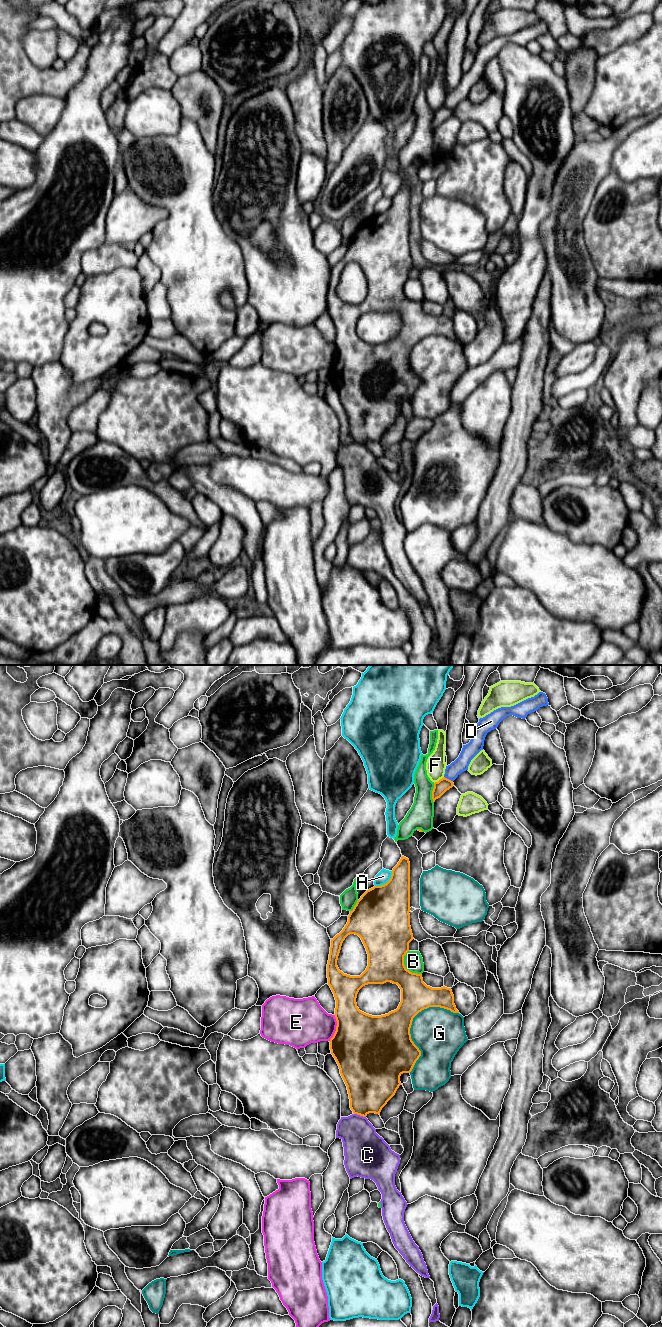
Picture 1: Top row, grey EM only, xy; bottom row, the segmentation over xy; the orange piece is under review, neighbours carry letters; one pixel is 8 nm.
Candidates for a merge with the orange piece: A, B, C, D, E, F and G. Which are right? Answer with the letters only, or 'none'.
none

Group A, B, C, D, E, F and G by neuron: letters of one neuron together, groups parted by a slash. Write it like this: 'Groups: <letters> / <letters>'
Groups: A / B / C / D / E / F / G

